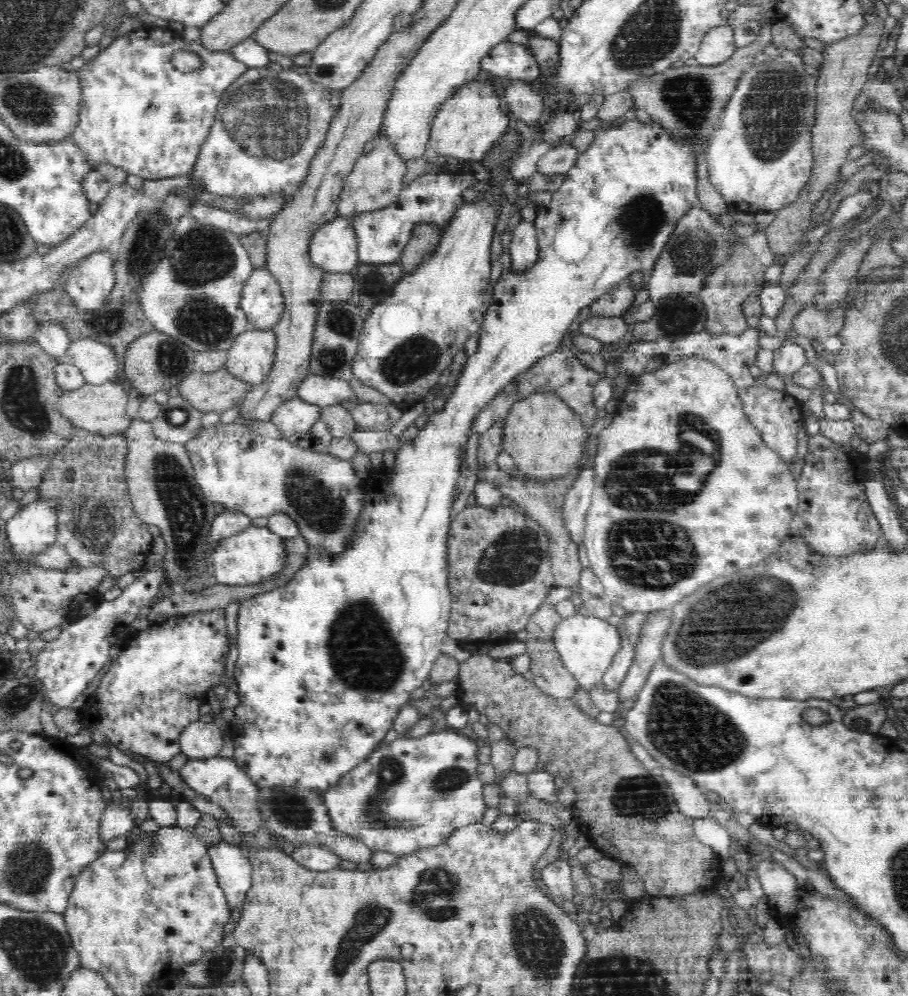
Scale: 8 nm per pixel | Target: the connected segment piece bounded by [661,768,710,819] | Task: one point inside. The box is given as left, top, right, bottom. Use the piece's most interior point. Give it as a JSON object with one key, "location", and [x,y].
{"location":[690,799]}

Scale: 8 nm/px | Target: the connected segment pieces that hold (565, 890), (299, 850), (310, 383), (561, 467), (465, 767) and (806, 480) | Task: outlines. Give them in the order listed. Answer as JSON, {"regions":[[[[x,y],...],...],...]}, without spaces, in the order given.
{"regions":[[[[561,857],[541,870],[542,882],[546,884],[550,896],[559,901],[574,898],[574,885],[571,882],[571,866]]],[[[325,845],[296,846],[291,857],[313,871],[326,872],[340,866],[342,857]]],[[[311,372],[300,383],[298,390],[296,390],[296,397],[321,407],[341,405],[346,400],[354,401],[357,404],[361,402],[354,395],[349,381],[326,378]]],[[[536,391],[527,399],[515,402],[505,415],[502,443],[503,451],[514,457],[516,475],[550,482],[574,468],[586,450],[582,444],[587,437],[581,418],[559,396]]],[[[444,728],[420,738],[399,736],[393,742],[380,743],[362,764],[357,764],[334,786],[324,791],[325,808],[333,830],[358,839],[373,850],[407,855],[426,847],[442,844],[460,827],[481,820],[487,806],[484,803],[484,784],[478,779],[478,741]]],[[[821,432],[810,436],[807,448],[804,466],[800,478],[796,482],[799,507],[791,523],[790,537],[802,539],[809,550],[818,556],[846,557],[863,554],[864,551],[869,551],[878,544],[882,544],[883,528],[879,524],[875,512],[872,511],[865,493],[864,465],[867,463],[868,456],[845,445],[833,442]]]]}

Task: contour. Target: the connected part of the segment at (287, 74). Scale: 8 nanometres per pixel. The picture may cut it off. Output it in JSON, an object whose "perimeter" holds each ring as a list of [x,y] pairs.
{"perimeter":[[[268,67],[262,68],[249,68],[249,70],[238,78],[228,89],[224,92],[223,98],[220,100],[219,108],[216,112],[215,122],[209,135],[206,137],[204,144],[200,147],[200,152],[195,162],[194,176],[203,182],[203,191],[210,192],[218,196],[235,197],[242,201],[245,195],[252,197],[262,196],[266,194],[284,194],[288,198],[292,196],[300,184],[304,181],[305,176],[308,174],[309,164],[312,162],[313,156],[316,156],[317,149],[321,147],[324,142],[326,133],[329,130],[329,125],[332,124],[332,118],[335,116],[334,108],[330,103],[332,92],[328,88],[321,87],[320,84],[314,83],[309,80],[305,74],[298,74],[298,72],[291,72],[288,69],[283,69],[281,72],[274,72]]]}

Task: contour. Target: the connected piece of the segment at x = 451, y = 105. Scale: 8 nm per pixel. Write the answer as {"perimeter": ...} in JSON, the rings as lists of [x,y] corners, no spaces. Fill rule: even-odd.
{"perimeter":[[[472,82],[466,84],[448,99],[440,108],[431,129],[431,139],[427,144],[427,155],[451,156],[459,160],[478,161],[498,145],[500,139],[507,134],[508,120],[506,112],[502,112],[502,99],[496,96],[494,86],[488,83]]]}

